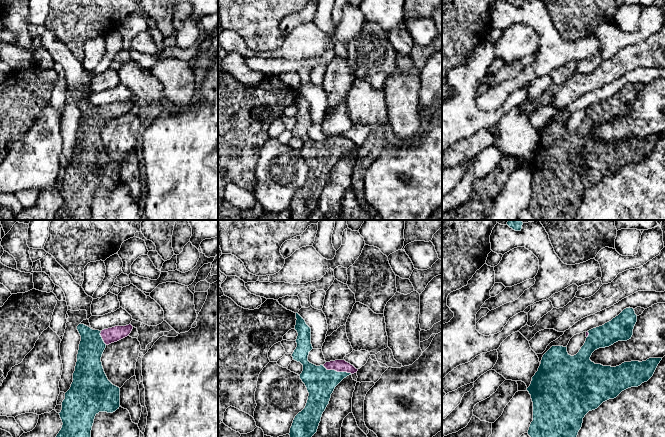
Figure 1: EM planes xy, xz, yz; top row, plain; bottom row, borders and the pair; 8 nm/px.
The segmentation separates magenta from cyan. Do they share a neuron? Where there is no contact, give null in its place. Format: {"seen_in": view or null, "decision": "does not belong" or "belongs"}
{"seen_in": "xz", "decision": "belongs"}

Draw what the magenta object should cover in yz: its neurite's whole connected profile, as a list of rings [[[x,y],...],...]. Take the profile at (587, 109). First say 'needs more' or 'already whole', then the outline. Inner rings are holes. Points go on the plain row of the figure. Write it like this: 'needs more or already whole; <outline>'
needs more; [[[626,84],[611,97],[587,107],[586,117],[576,131],[569,131],[567,123],[563,122],[552,122],[543,131],[538,147],[527,164],[533,178],[533,197],[527,209],[534,220],[574,220],[583,194],[589,187],[616,174],[628,164],[640,162],[653,152],[662,134],[624,138],[616,143],[595,140],[590,136],[595,126],[631,115],[636,98],[634,85]]]

